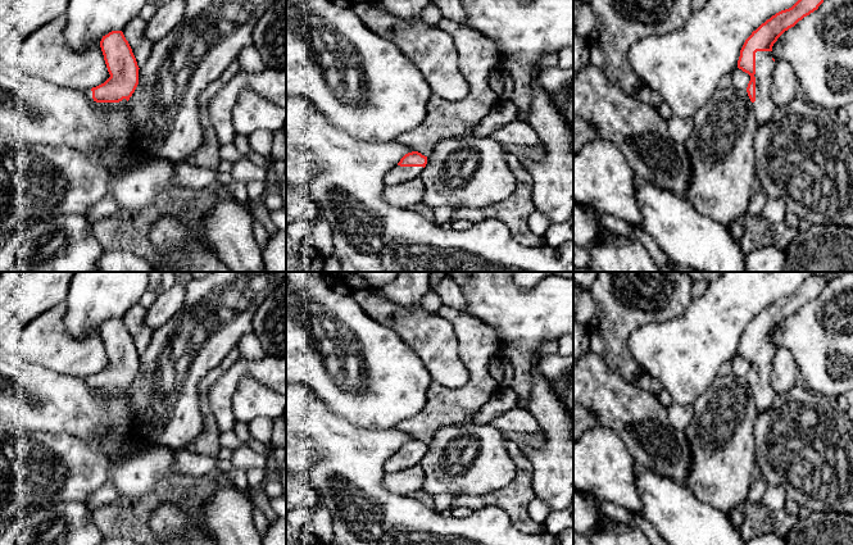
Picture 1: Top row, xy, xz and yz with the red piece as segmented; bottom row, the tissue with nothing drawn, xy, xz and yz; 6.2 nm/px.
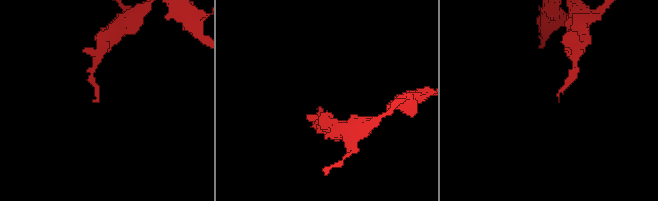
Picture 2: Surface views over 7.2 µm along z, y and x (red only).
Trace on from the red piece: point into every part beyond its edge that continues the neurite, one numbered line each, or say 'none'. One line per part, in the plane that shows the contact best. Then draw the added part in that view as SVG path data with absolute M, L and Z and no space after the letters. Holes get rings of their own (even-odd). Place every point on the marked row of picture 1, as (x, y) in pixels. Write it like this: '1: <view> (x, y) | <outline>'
1: yz (763, 105) | M771 51L756 53L756 101L753 103L753 109L759 124L770 122L777 108L771 96L773 68L775 62Z

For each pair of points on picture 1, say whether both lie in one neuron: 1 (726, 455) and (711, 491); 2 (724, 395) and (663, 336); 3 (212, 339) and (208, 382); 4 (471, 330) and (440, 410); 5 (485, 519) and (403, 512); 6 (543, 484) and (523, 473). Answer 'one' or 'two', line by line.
1: one
2: two
3: two
4: one
5: one
6: two

